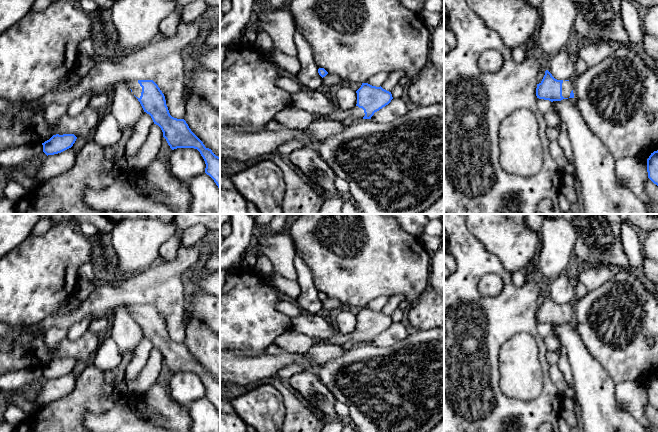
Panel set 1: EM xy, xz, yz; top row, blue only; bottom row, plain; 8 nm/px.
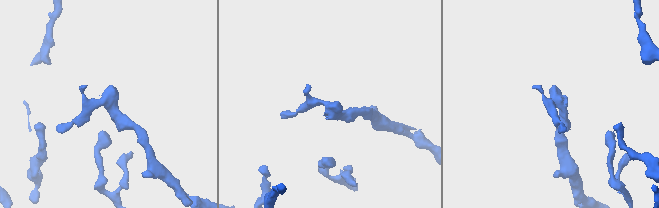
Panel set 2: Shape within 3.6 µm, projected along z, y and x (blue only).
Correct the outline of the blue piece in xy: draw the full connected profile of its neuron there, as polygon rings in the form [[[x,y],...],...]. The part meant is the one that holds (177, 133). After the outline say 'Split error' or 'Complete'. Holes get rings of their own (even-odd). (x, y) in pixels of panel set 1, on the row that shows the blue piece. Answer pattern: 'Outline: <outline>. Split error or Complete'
Outline: [[[153,80],[122,82],[128,85],[144,112],[151,116],[154,124],[161,128],[163,137],[172,150],[194,148],[200,152],[206,164],[205,173],[214,180],[220,190],[220,157],[205,147],[184,119],[177,119],[170,115],[165,96],[158,85]]]. Split error

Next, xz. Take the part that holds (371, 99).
Outline: [[[362,83],[356,91],[357,104],[353,109],[337,111],[325,117],[329,120],[339,121],[344,125],[350,125],[360,119],[371,119],[375,112],[388,105],[393,99],[391,92],[368,83]]]. Split error

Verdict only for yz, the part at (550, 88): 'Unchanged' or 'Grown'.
Grown

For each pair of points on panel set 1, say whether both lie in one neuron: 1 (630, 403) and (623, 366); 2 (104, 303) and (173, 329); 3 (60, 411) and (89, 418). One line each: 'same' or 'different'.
1: different
2: same
3: different

